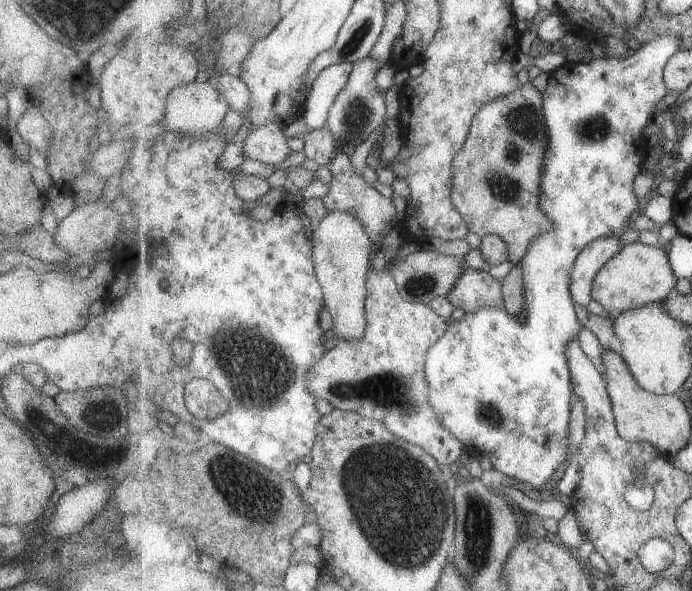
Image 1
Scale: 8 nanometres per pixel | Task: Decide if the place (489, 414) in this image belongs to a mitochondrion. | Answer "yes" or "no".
yes

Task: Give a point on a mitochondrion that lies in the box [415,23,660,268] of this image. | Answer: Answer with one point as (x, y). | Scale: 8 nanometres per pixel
(523, 120)

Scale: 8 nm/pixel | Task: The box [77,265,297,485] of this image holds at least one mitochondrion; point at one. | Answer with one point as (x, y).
(248, 364)

